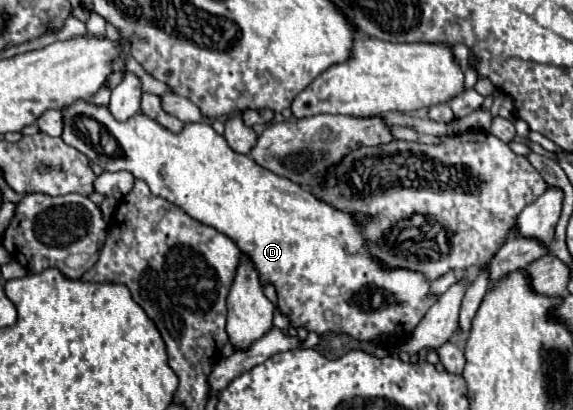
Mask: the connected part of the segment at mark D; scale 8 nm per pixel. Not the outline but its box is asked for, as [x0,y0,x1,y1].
[61,101,439,341]

